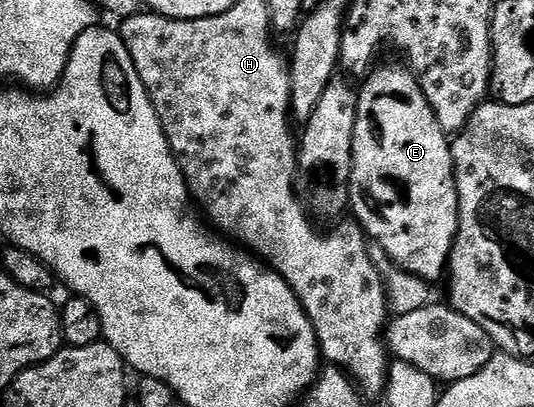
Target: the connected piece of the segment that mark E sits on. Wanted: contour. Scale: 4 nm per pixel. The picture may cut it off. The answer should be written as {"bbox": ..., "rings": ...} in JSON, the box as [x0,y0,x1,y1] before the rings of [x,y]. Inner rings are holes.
{"bbox":[349,66,458,284],"rings":[[[382,66],[371,69],[365,75],[363,86],[358,90],[358,111],[356,112],[356,128],[354,129],[354,139],[352,140],[352,176],[350,177],[350,205],[349,209],[354,210],[353,217],[359,226],[362,227],[367,239],[370,242],[378,242],[387,256],[399,267],[406,270],[412,276],[420,277],[429,284],[435,284],[447,273],[450,264],[450,253],[454,247],[454,241],[458,235],[458,189],[454,179],[454,157],[450,151],[452,142],[440,128],[440,120],[436,120],[436,112],[432,104],[428,104],[428,96],[420,88],[418,78],[413,70],[402,66]]]}

